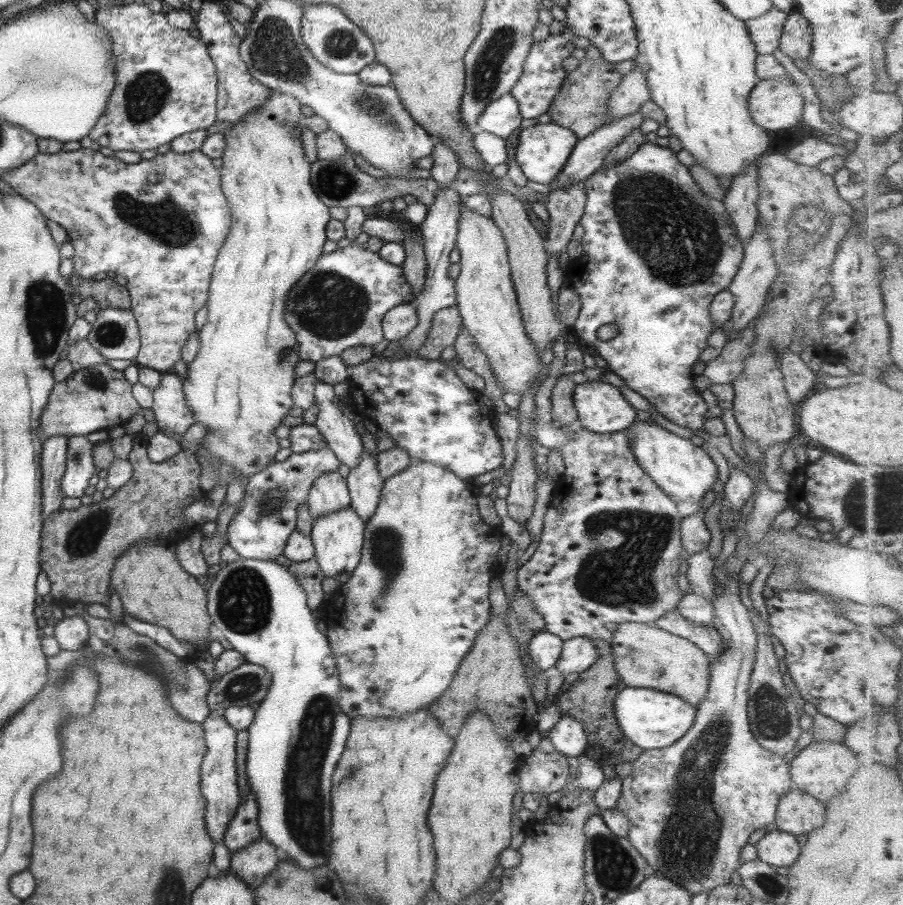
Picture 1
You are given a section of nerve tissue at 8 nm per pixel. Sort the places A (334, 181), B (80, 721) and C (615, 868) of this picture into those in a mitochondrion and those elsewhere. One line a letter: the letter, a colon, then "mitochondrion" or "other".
A: mitochondrion
B: other
C: mitochondrion

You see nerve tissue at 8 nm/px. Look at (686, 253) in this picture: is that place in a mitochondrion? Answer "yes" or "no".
yes

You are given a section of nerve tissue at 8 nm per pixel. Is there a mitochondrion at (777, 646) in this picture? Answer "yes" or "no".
no

